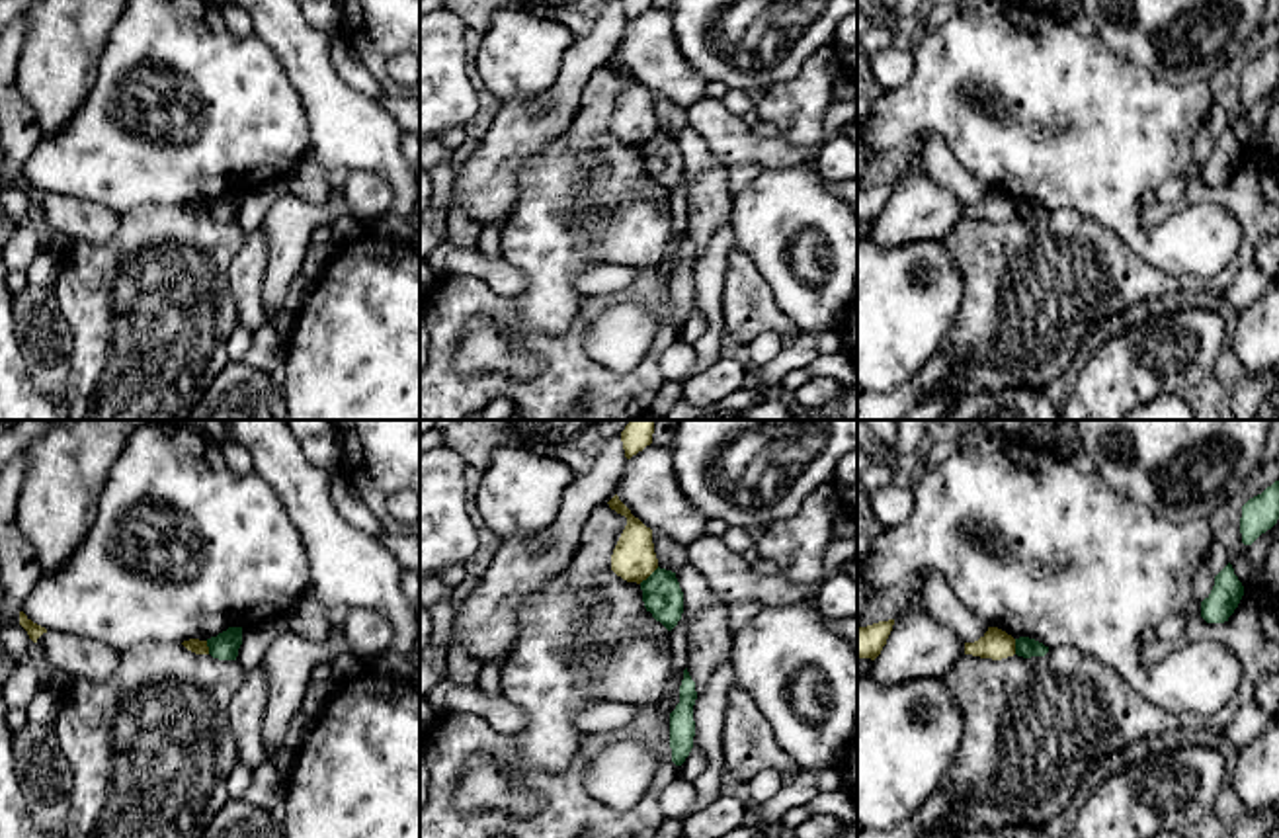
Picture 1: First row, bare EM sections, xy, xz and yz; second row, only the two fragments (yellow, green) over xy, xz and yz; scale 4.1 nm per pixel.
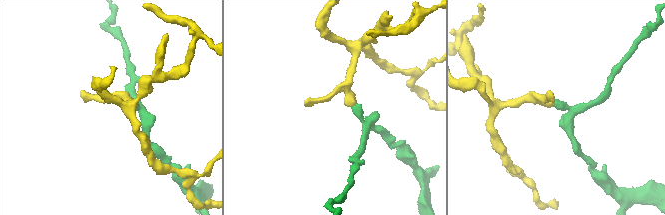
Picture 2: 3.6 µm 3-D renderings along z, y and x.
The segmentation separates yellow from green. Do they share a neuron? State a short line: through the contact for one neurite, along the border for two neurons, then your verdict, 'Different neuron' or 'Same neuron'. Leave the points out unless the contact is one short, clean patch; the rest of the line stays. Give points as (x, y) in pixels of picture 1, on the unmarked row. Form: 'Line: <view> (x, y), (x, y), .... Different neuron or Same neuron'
Line: xz (659, 129), (639, 145). Different neuron

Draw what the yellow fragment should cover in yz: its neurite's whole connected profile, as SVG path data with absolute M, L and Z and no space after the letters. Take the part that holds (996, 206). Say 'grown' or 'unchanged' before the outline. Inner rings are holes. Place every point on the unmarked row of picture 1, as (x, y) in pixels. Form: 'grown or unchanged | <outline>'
unchanged | M988 189L978 203L965 205L965 217L1002 223L1015 217L1015 201L998 189Z

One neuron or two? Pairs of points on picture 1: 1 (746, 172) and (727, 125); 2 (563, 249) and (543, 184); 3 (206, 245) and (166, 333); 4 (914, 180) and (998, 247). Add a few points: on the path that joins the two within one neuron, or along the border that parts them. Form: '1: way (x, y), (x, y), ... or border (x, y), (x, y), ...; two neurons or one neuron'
1: border (729, 165), (764, 167); two neurons
2: way (555, 233), (553, 200); one neuron
3: way (184, 266), (166, 284), (166, 311); one neuron
4: border (963, 215), (942, 239); two neurons

